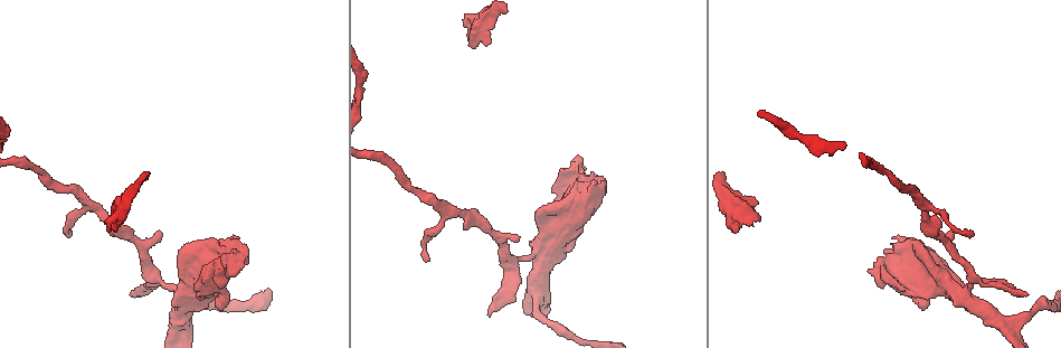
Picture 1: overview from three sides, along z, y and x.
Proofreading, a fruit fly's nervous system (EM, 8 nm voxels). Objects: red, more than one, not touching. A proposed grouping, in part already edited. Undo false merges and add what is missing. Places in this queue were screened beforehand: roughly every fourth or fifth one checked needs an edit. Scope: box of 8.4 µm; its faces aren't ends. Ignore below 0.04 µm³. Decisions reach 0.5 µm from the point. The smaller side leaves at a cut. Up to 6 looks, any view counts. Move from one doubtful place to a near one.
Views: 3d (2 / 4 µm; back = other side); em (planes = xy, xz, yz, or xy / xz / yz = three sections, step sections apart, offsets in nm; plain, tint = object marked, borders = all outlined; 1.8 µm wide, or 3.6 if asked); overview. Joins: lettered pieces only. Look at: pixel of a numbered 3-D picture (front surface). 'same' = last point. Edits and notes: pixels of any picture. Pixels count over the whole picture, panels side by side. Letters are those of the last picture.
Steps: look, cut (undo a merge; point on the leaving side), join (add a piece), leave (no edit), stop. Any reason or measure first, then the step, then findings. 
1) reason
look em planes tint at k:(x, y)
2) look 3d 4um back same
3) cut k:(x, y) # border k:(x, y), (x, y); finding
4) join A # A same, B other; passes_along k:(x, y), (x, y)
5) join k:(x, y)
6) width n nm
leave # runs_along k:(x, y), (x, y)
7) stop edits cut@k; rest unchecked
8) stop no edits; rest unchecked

tapers out
look em planes borders at 1:(1026, 293)

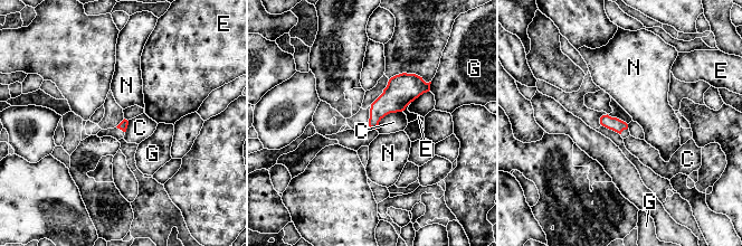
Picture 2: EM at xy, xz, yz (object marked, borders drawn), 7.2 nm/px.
longest_contact C 240 nm
leave # C other, E other, G other, N other; border 2:(401, 111), (388, 113), (376, 129); none of them fits

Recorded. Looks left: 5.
free end
look 3d 4um at 1:(182, 248)

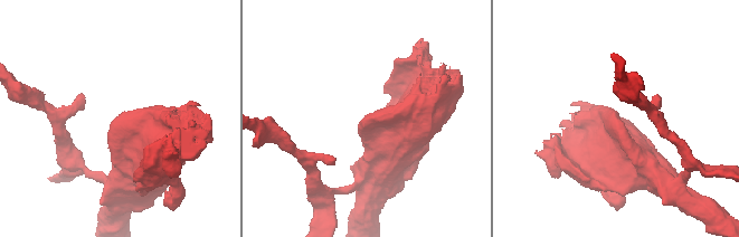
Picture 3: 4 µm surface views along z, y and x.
look em 3.6um planes borders at 3:(363, 125)

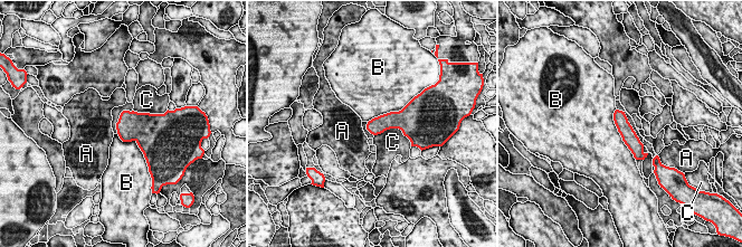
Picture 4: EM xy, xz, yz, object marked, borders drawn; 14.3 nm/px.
width 200 nm; longest_contact B 800 nm
leave # A other, B other, C other; no lettered piece goes on from it

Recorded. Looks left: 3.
branch stops here
look 3d 4um at 1:(473, 42)

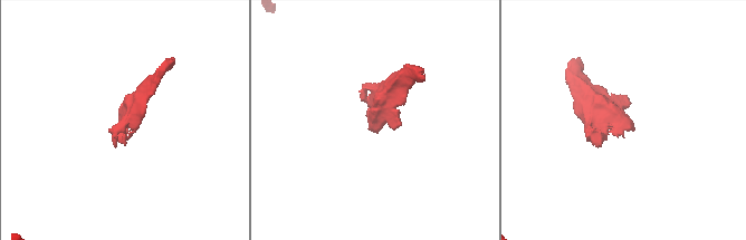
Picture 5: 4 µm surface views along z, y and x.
look em 3.6um planes borders at 5:(372, 123)

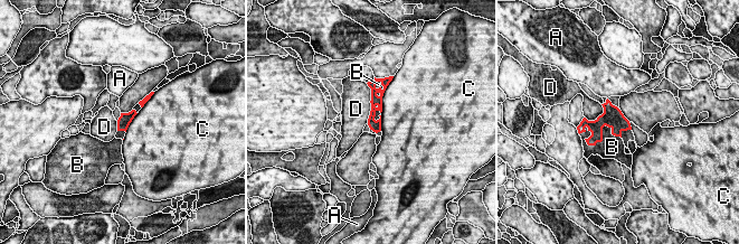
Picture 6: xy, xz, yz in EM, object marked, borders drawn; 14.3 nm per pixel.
width 190 nm
join B # A other, B same, C other, D other; passes_along 6:(613, 118), (602, 129), (610, 143); it goes on there

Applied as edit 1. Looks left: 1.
stop edits join@6; rest unchecked

